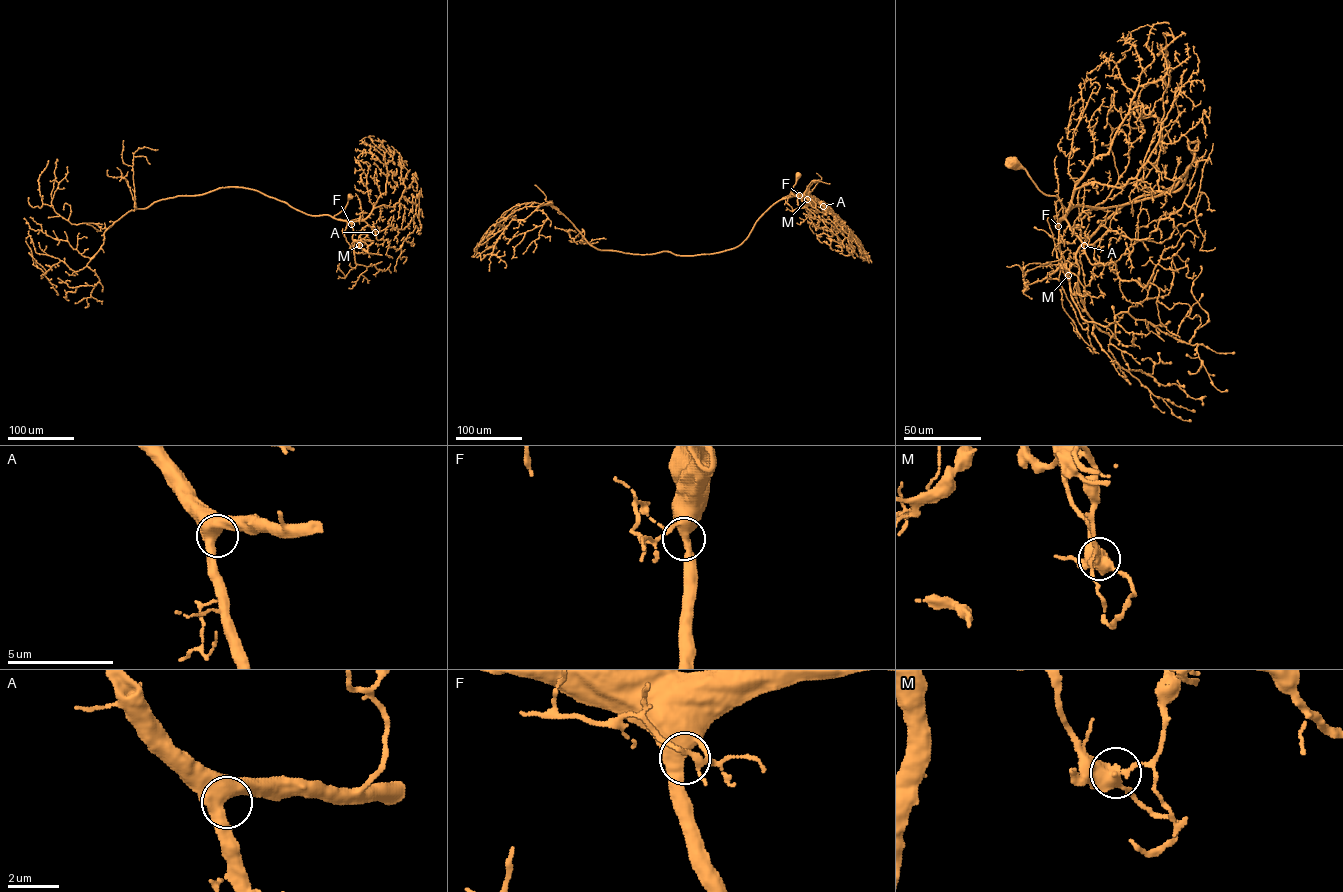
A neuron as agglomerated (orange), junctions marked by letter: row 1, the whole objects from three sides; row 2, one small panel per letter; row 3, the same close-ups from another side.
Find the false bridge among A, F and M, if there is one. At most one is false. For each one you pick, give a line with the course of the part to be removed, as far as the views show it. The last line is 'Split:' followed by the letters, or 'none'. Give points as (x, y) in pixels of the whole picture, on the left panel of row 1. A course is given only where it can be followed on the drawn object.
M: (359, 245), (355, 240), (367, 245), (366, 250), (358, 243), (362, 245)
Split: M

